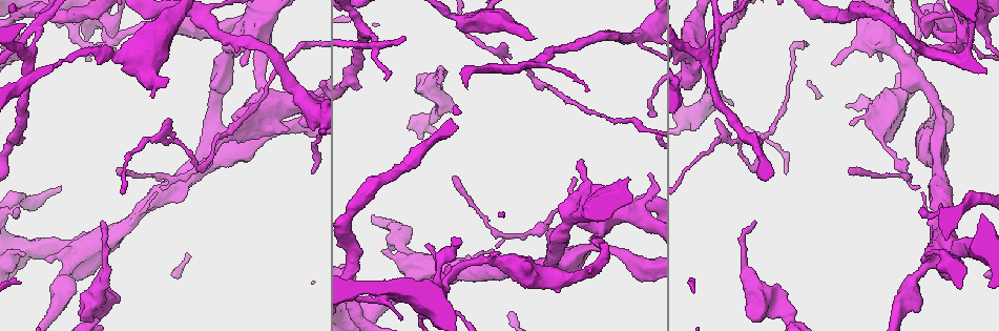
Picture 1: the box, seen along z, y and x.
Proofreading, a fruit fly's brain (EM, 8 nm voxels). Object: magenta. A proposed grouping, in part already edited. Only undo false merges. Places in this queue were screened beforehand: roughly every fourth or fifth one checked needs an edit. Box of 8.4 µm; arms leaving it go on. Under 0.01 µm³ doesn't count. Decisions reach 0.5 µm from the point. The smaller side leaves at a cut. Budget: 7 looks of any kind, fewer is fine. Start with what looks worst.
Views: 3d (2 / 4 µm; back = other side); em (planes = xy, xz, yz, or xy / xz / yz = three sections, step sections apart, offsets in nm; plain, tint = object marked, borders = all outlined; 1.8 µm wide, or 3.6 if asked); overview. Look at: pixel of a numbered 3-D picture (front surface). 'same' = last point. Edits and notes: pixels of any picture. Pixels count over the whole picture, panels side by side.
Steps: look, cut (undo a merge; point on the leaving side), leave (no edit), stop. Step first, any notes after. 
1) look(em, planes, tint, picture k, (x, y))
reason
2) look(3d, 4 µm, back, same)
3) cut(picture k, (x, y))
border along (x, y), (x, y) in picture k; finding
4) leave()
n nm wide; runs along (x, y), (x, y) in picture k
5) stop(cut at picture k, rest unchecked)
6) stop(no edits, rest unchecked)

look(3d, 2 µm, picture 1, (385, 296))
side arm on a straight run

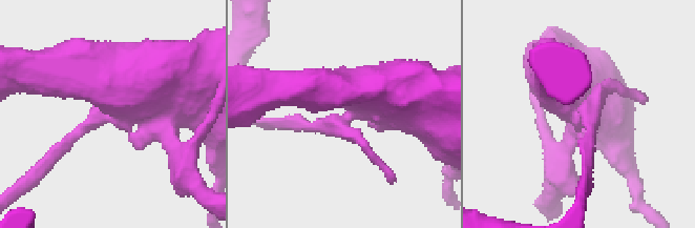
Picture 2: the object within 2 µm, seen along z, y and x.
look(em, 3.6 µm, xy, step 8, tint, picture 2, (347, 115))
now the EM

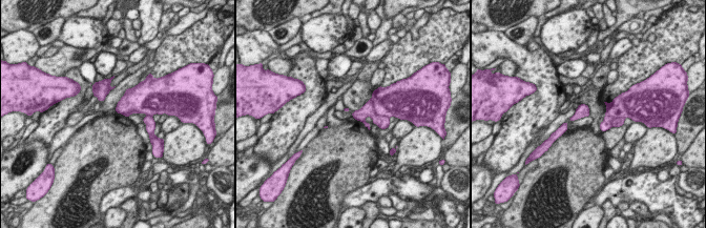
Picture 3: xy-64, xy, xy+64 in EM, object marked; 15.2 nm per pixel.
cut(picture 3, (382, 122))
border along (370, 100), (378, 114), (388, 117) in picture 3; a second cell is stuck on

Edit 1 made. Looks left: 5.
look(3d, 2 µm, back, picture 1, (645, 205))
narrows sharply

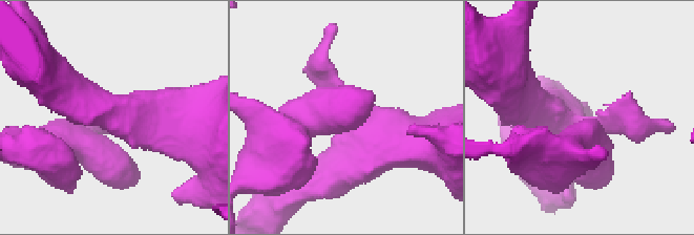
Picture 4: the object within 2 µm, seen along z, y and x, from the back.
look(em, xy, step 4, tint, picture 4, (351, 113))
need the tissue

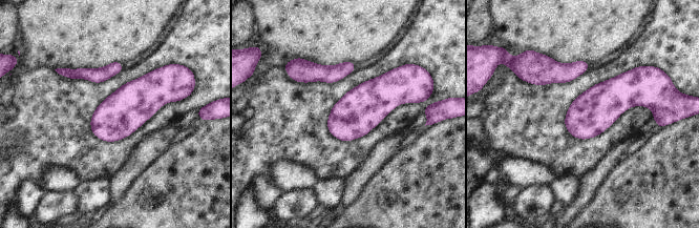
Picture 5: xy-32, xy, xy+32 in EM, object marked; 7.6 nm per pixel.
leave()
all the same cell

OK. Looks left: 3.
look(3d, 4 µm, picture 1, (558, 280))
sudden change in width

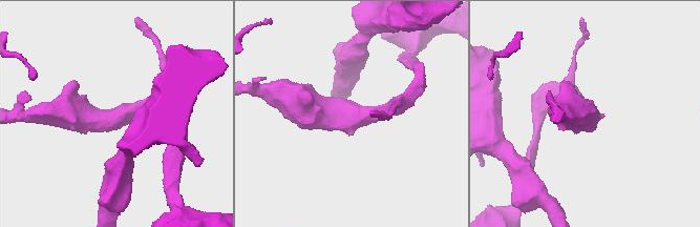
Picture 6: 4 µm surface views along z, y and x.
look(em, xz, step 16, tint, picture 6, (353, 118))

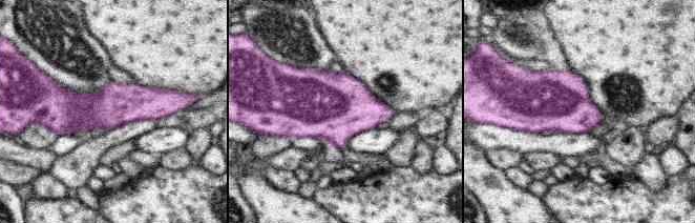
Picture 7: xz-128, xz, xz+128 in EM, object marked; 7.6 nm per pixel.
look(em, planes, tint, same)

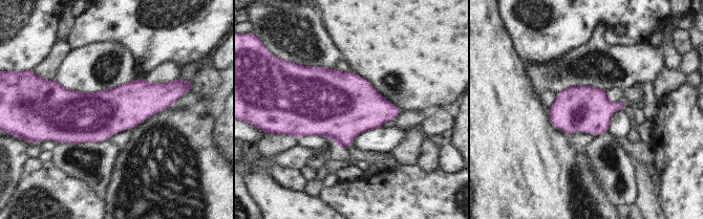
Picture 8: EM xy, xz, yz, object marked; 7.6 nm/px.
leave()
360 nm wide; continuous, no second cell

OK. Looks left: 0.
stop(cut at picture 3, rest unchecked)

